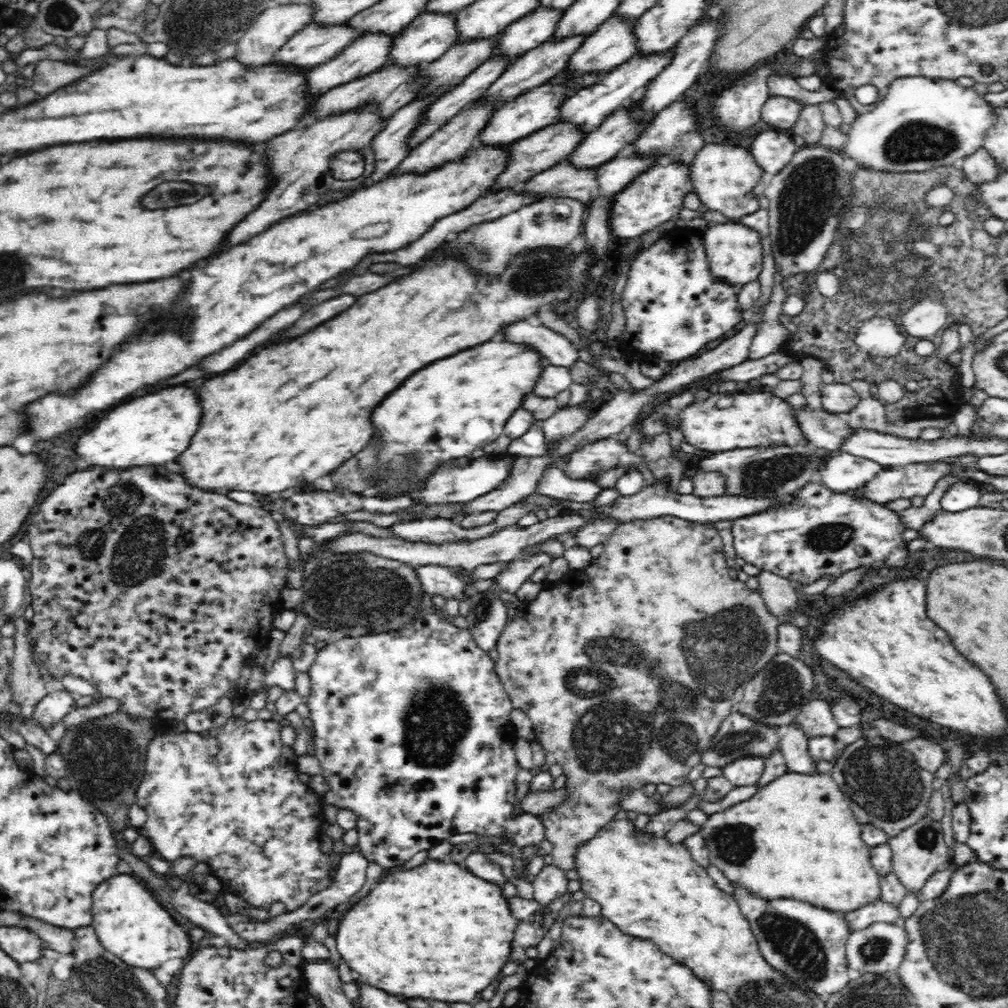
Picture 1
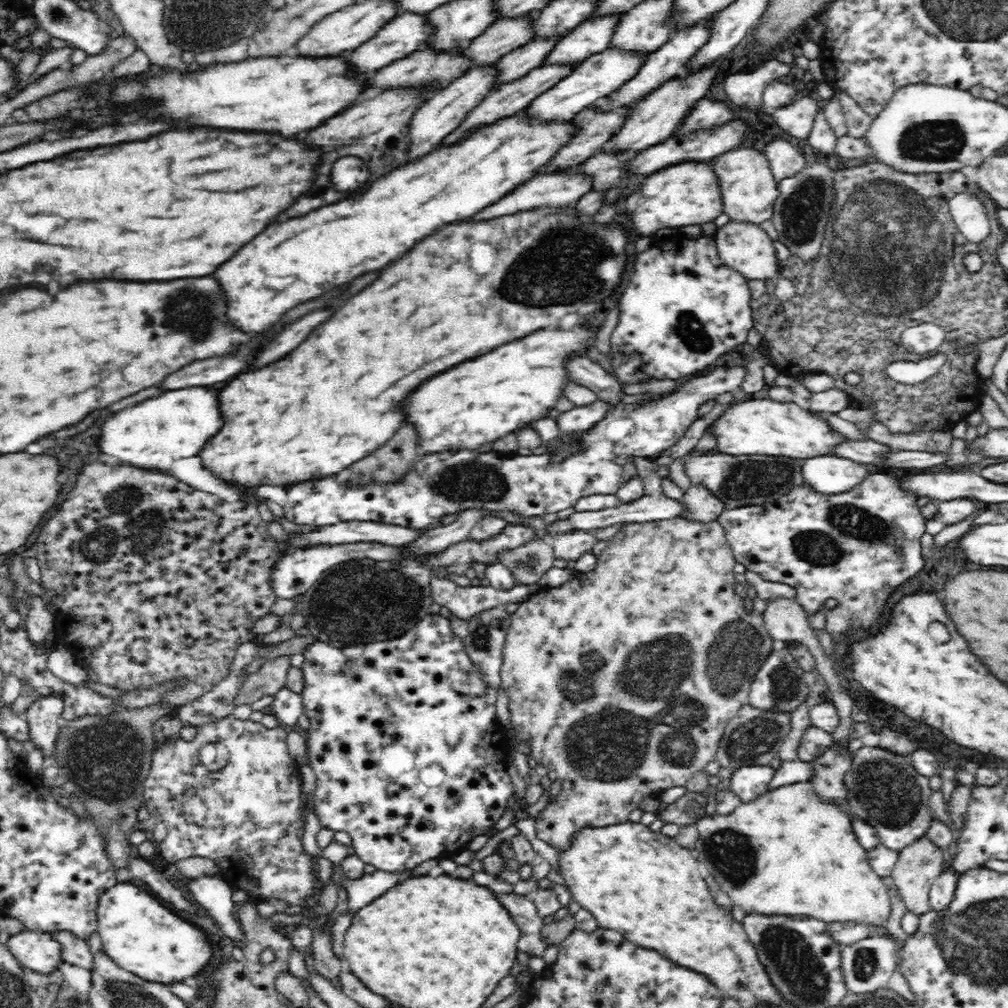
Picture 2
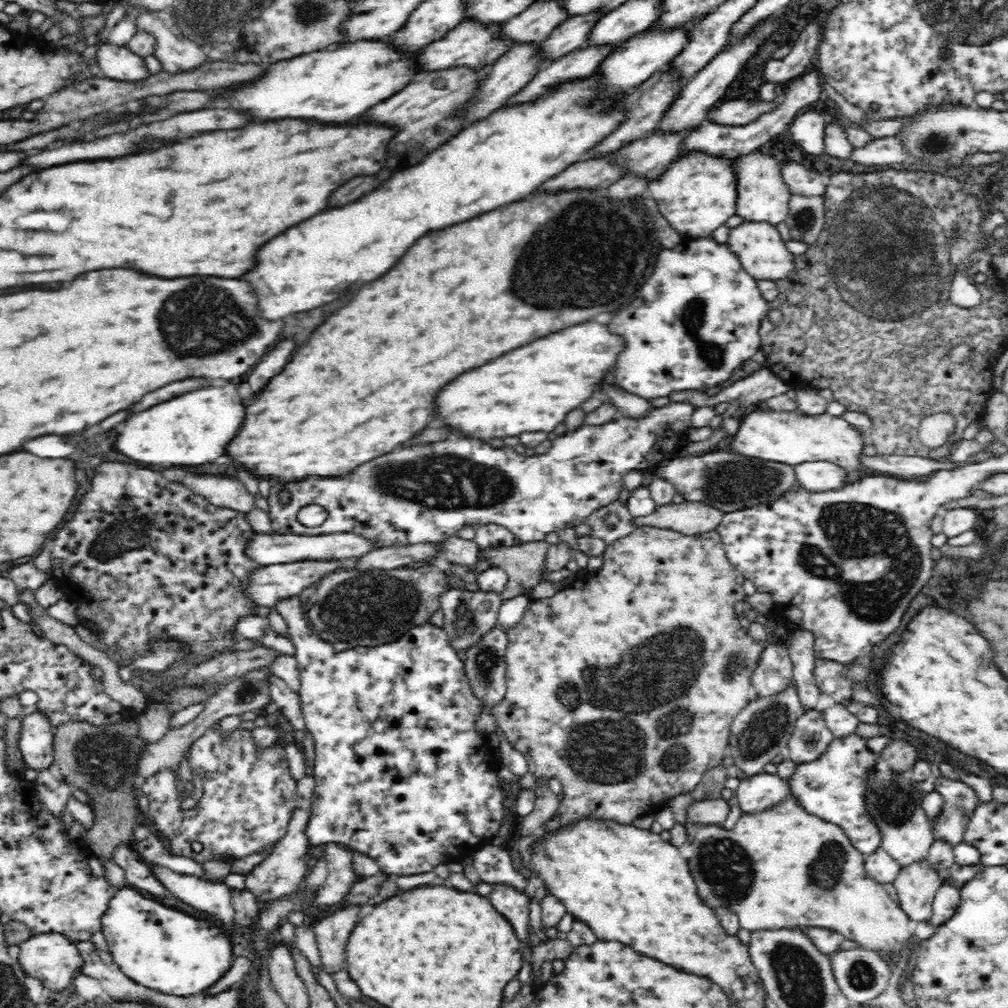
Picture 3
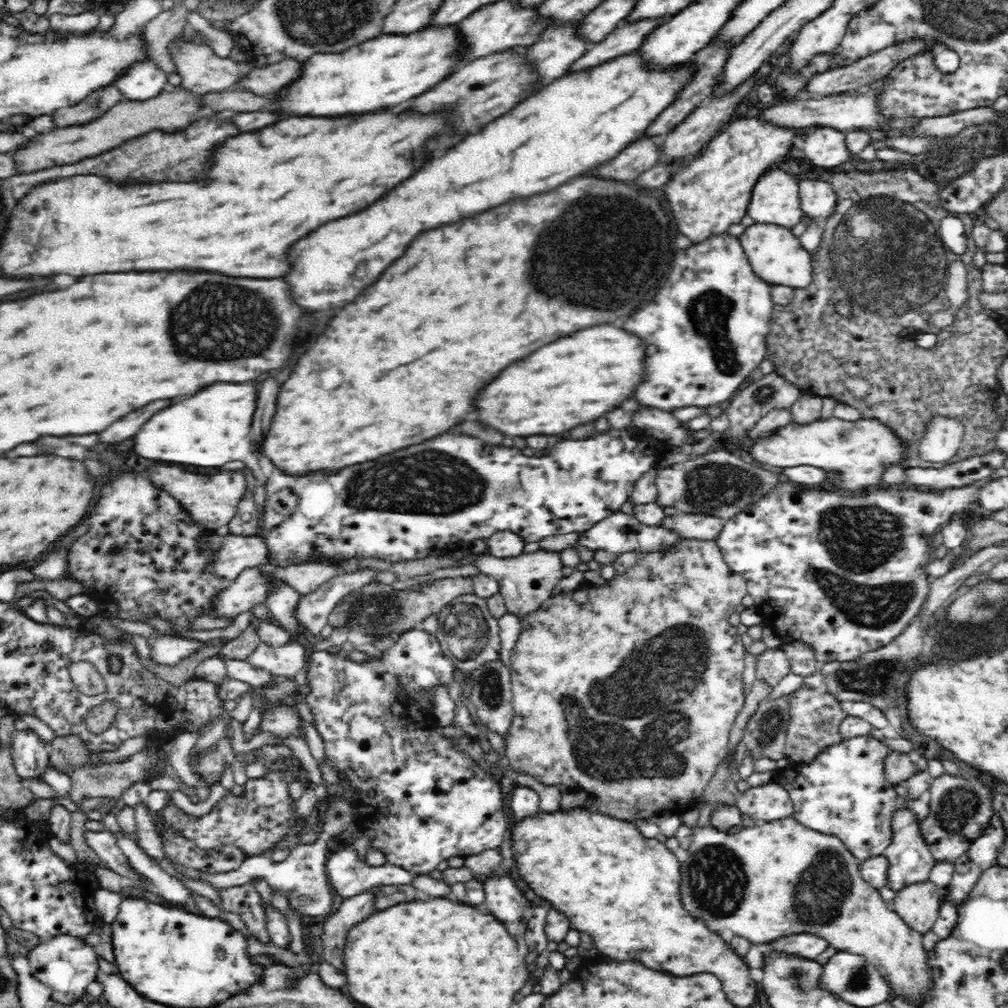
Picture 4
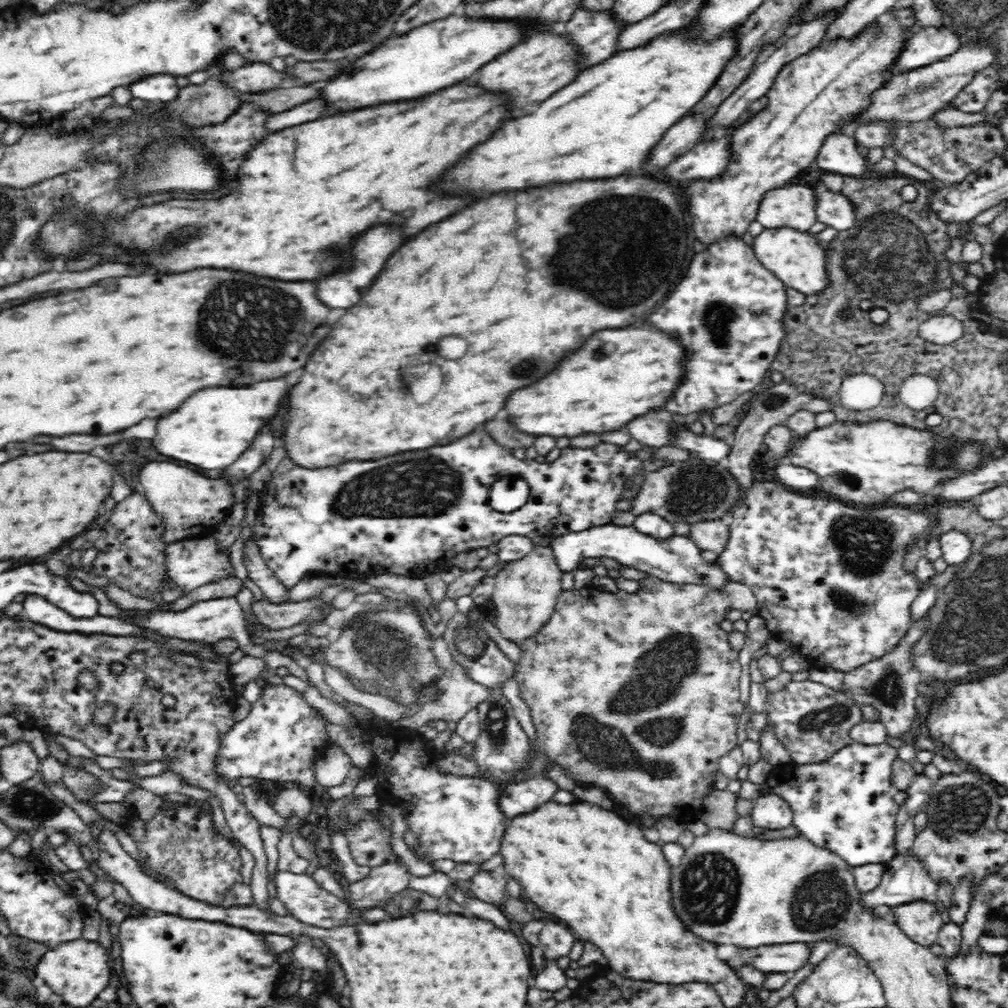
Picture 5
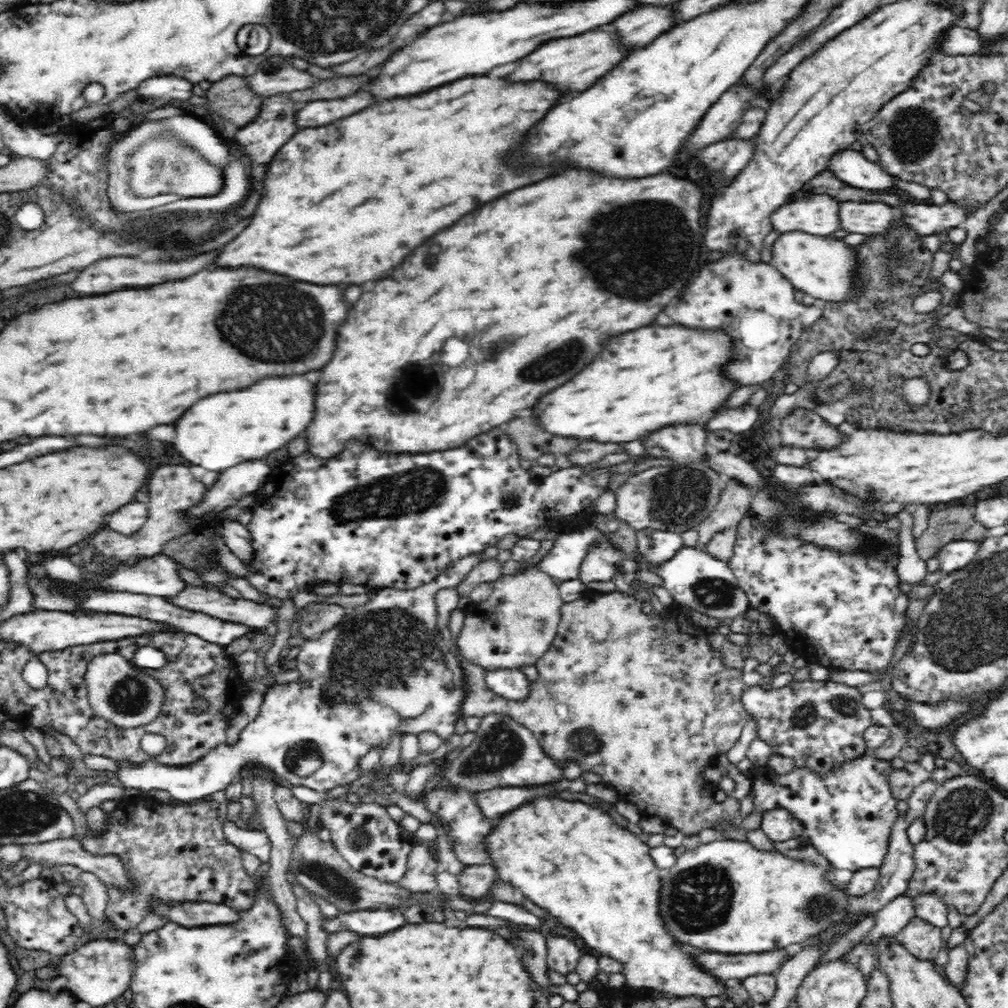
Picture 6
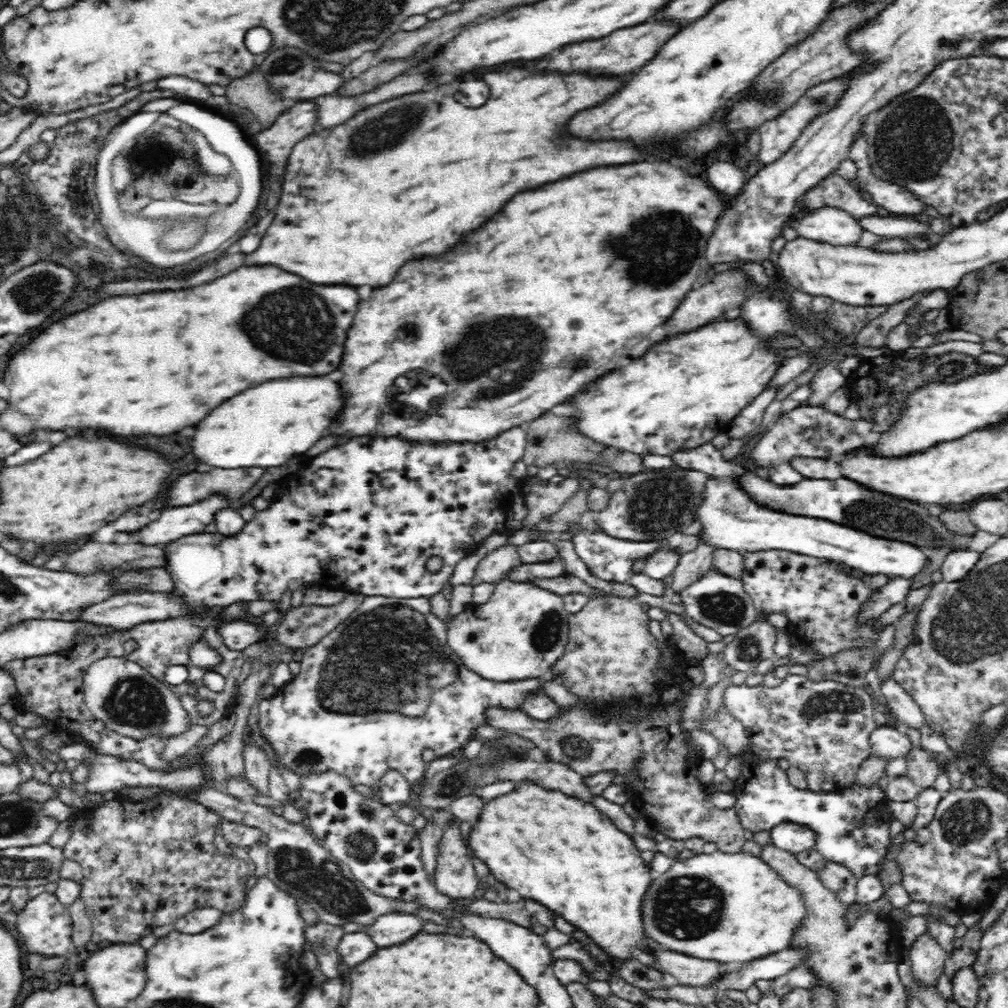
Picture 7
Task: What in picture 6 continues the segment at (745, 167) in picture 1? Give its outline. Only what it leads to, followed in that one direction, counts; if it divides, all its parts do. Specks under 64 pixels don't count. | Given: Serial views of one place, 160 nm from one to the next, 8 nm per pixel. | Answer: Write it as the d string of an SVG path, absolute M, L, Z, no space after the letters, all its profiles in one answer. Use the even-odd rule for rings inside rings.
M828 194L790 196L769 214L771 227L778 232L800 230L808 234L831 235L840 230L837 201Z

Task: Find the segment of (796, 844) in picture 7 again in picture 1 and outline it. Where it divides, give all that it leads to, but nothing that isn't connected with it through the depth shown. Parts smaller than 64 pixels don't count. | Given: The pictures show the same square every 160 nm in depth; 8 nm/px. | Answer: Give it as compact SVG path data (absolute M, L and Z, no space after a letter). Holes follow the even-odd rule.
M740 756L726 766L722 766L722 774L735 787L750 786L760 778L765 768L765 758L762 756Z

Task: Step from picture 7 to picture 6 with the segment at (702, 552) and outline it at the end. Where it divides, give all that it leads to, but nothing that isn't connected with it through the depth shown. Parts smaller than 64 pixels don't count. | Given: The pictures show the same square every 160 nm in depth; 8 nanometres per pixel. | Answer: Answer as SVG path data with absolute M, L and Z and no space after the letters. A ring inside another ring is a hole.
M728 476L726 488L721 492L716 510L697 527L698 542L696 546L704 549L705 542L718 530L735 527L745 515L754 493L750 485Z

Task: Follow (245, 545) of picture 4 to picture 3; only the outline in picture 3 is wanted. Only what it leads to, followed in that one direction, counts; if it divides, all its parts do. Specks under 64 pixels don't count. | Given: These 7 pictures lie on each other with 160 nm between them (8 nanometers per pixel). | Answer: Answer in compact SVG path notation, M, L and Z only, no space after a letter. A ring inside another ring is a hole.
M338 531L332 534L318 534L318 536L303 536L302 534L258 534L252 539L247 552L252 559L256 559L260 566L296 562L302 559L339 559L361 557L363 554L376 549L376 541L358 531Z

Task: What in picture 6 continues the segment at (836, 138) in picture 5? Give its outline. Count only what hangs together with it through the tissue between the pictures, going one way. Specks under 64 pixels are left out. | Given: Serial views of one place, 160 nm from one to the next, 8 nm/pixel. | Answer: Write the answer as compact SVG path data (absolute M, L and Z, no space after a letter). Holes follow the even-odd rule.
M849 147L835 150L828 159L827 169L852 186L874 191L897 189L894 177L881 164L866 159L862 150Z

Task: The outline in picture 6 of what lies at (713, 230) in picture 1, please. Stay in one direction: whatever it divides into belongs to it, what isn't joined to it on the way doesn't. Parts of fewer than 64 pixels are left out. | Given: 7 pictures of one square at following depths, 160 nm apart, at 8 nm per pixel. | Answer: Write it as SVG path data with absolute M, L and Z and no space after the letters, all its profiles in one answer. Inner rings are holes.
M800 230L784 231L770 248L769 264L781 272L795 290L820 298L822 304L832 298L838 301L847 299L854 290L854 250L832 235L808 234Z

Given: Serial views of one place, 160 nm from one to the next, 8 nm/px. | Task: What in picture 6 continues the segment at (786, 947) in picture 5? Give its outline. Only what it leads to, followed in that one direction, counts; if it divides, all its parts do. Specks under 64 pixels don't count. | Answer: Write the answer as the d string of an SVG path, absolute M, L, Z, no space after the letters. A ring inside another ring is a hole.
M772 949L746 954L706 952L700 958L704 958L704 969L726 981L731 978L742 980L755 974L775 974L792 953L791 949Z

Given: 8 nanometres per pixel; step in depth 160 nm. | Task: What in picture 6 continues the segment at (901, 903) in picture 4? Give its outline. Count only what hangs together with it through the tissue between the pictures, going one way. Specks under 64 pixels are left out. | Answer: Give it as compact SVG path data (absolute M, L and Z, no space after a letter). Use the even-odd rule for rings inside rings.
M914 915L899 932L899 939L910 953L921 959L936 959L943 948L941 928Z

